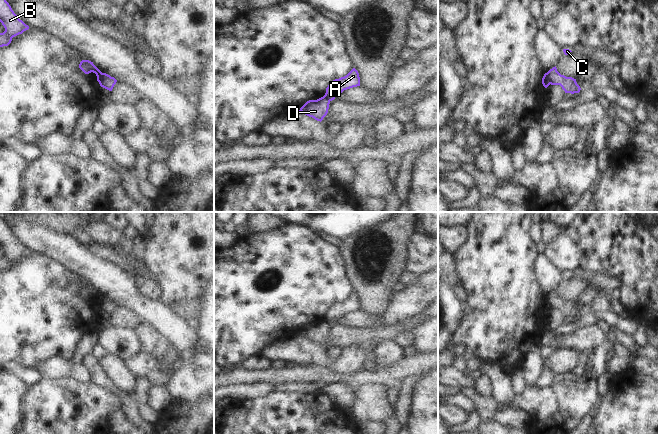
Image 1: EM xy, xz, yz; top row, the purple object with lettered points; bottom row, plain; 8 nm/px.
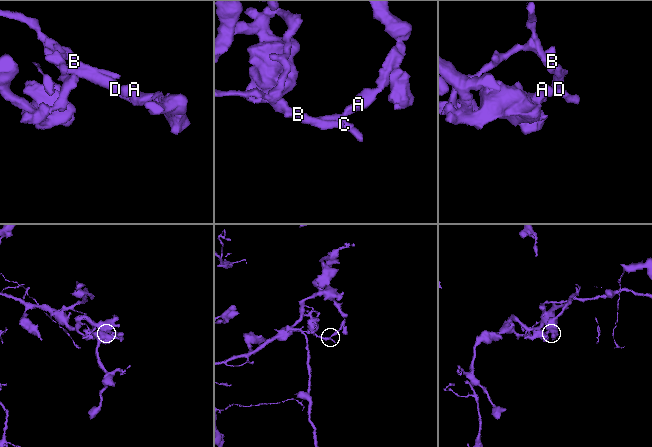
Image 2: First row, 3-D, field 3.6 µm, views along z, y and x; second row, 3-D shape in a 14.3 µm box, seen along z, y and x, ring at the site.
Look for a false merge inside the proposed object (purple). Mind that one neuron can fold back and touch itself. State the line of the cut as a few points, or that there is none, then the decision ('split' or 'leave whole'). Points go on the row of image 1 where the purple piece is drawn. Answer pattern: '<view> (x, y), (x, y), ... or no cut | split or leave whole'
yz (546, 73), (550, 83) | split

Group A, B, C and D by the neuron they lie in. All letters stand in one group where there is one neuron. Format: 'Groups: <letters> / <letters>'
Groups: A / B C D

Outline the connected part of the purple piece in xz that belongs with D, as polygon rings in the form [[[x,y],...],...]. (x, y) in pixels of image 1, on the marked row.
[[[323,96],[317,100],[307,101],[298,112],[302,112],[321,122],[328,113],[329,104],[330,100]]]

